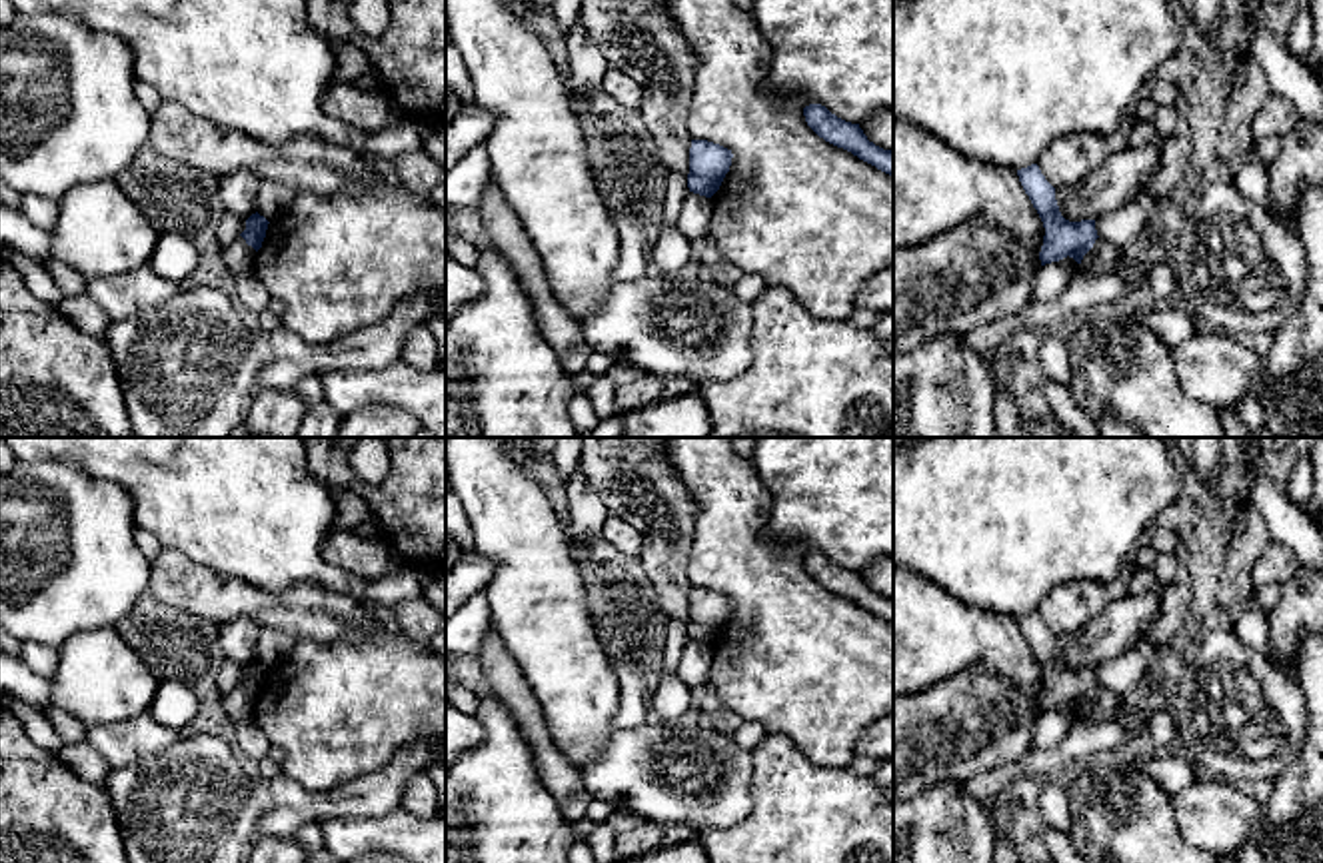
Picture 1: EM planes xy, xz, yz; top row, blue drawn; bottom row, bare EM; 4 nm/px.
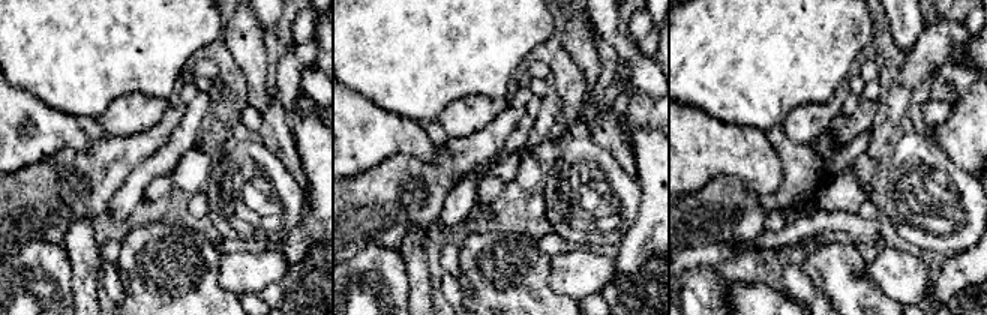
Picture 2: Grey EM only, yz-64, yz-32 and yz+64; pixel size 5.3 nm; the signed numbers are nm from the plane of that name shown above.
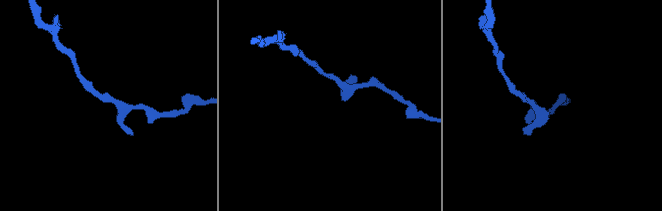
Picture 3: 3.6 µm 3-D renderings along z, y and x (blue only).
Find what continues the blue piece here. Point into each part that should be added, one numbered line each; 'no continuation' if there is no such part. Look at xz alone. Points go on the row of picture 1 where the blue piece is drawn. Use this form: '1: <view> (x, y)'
no continuation

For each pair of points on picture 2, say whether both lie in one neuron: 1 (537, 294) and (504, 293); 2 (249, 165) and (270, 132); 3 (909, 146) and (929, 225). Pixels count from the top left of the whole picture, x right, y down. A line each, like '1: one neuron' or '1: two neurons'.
1: one neuron
2: two neurons
3: one neuron

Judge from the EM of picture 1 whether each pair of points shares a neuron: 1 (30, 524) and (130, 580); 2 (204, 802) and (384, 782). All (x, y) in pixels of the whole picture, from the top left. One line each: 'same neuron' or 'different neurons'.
1: same neuron
2: same neuron

